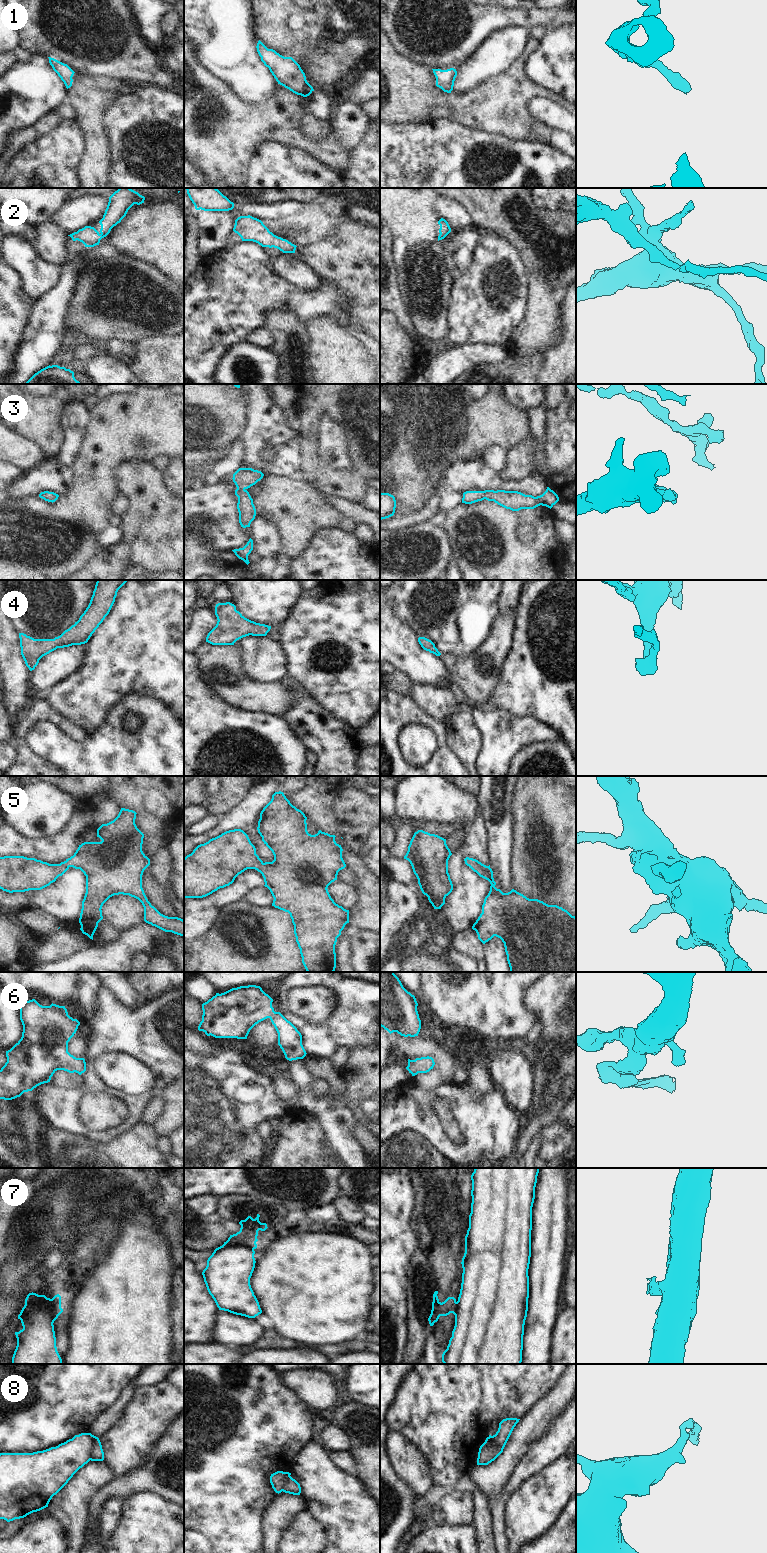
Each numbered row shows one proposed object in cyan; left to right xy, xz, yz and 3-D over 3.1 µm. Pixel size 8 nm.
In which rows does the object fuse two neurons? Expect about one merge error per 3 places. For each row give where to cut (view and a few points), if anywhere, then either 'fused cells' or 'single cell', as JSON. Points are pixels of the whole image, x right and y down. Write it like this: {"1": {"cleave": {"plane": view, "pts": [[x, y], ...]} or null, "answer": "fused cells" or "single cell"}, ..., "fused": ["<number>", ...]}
{"1": {"cleave": null, "answer": "single cell"}, "2": {"cleave": null, "answer": "single cell"}, "3": {"cleave": null, "answer": "single cell"}, "4": {"cleave": null, "answer": "single cell"}, "5": {"cleave": null, "answer": "single cell"}, "6": {"cleave": null, "answer": "single cell"}, "7": {"cleave": {"plane": "xz", "pts": [[222, 1245], [246, 1245], [253, 1249]]}, "answer": "fused cells"}, "8": {"cleave": {"plane": "xy", "pts": [[93, 1435], [90, 1459]]}, "answer": "fused cells"}, "fused": ["7", "8"]}

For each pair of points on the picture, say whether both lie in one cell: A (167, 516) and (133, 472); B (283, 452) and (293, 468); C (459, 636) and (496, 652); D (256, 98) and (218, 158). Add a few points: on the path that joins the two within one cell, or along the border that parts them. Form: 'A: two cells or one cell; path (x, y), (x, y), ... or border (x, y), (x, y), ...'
A: one cell; path (157, 505), (146, 493), (141, 483)
B: one cell; path (287, 456), (287, 461), (290, 464)
C: two cells; border (492, 624), (488, 637), (470, 656), (459, 654)
D: two cells; border (232, 92), (251, 106), (260, 106), (272, 98)

